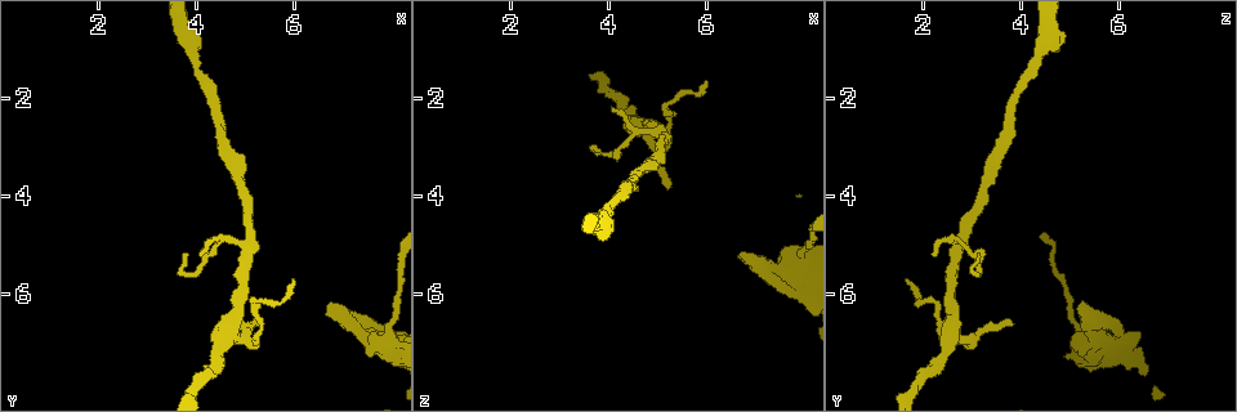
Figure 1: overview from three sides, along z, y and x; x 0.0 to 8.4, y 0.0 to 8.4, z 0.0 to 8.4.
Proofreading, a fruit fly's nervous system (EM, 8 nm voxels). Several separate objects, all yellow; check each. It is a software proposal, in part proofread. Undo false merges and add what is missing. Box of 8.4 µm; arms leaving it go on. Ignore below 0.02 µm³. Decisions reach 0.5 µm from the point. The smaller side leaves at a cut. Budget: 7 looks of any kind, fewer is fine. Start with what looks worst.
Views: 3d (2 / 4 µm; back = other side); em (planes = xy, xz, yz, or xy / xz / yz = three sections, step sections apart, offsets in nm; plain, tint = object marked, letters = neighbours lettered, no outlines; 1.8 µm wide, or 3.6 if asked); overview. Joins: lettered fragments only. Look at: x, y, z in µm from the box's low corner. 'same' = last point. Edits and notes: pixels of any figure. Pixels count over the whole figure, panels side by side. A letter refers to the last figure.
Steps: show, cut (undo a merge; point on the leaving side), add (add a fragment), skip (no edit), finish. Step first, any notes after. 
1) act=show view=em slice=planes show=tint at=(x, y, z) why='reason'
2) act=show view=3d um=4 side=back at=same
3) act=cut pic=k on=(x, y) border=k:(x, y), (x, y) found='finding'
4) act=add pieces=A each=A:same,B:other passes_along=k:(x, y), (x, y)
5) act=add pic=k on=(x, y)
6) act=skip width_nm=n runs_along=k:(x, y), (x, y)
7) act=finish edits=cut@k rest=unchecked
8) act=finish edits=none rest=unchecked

act=show view=em slice=yz step=16 show=tint at=(6.80, 6.15, 5.30) why='branch stops here'

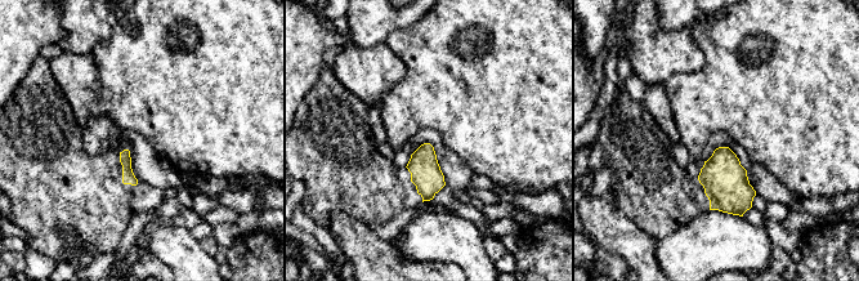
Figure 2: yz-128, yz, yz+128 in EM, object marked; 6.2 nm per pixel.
act=show view=em slice=yz step=16 show=letters at=same

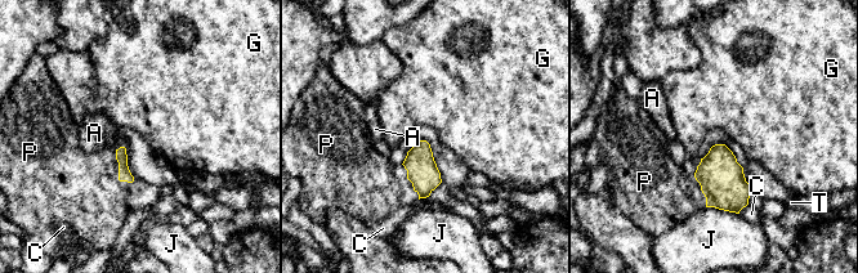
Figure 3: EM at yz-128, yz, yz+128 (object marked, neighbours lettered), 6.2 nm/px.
act=add pieces=P each=A:other,C:other,G:other,J:other,P:same,T:other passes_along=3:(124, 173), (119, 170), (83, 187) found='it goes on there'

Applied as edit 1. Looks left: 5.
act=show view=em slice=xy step=8 show=letters at=(4.05, 1.25, 4.40) why='thick turns thin'

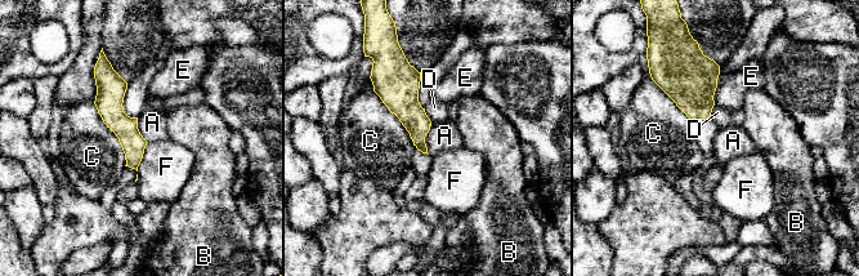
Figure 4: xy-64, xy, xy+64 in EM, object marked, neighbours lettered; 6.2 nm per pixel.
act=skip width_nm=30 longest_contact=C:440nm each=A:other,B:other,C:other,D:other,E:other,F:other found='one cell here'

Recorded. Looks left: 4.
act=show view=em slice=xy step=16 show=tint at=(5.25, 6.60, 3.80) why='branch stops here'

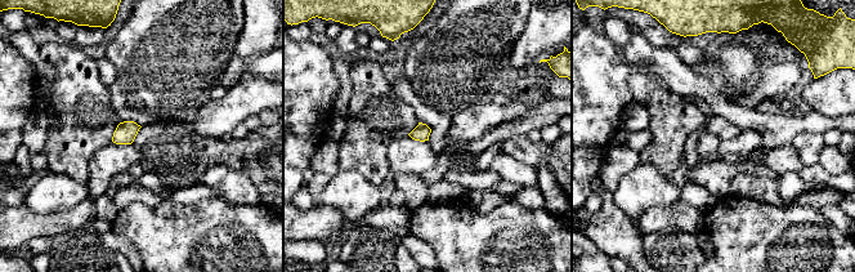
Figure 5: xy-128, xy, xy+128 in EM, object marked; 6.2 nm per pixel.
act=show view=em slice=planes show=letters at=same

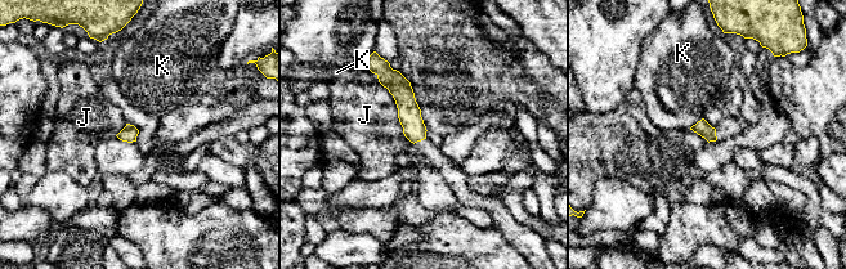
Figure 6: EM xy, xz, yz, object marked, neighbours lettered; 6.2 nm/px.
act=skip each=J:other,K:other border=6:(377, 81), (411, 143) found='none of them fits'

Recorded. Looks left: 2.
act=finish edits=add@3 rest=unchecked

